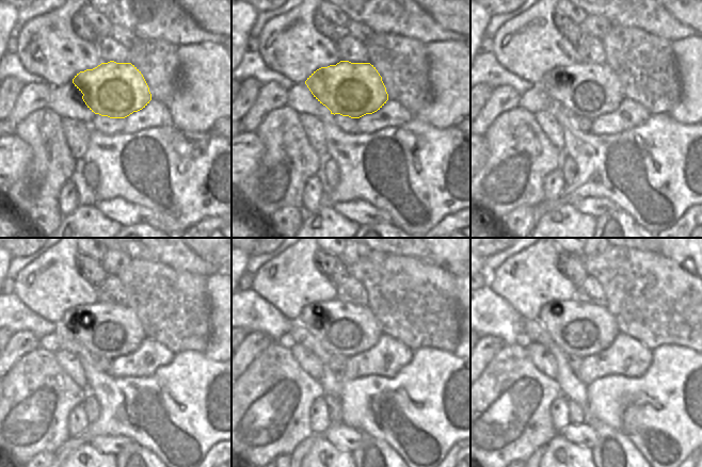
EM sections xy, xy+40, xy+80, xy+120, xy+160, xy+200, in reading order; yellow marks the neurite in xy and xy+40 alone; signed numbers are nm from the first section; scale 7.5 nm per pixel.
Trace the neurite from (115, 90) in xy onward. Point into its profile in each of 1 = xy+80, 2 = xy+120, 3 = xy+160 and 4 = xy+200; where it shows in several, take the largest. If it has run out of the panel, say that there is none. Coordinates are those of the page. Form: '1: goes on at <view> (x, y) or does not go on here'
1: goes on at xy+80 (587, 90)
2: goes on at xy+120 (111, 331)
3: goes on at xy+160 (342, 328)
4: goes on at xy+200 (578, 328)

